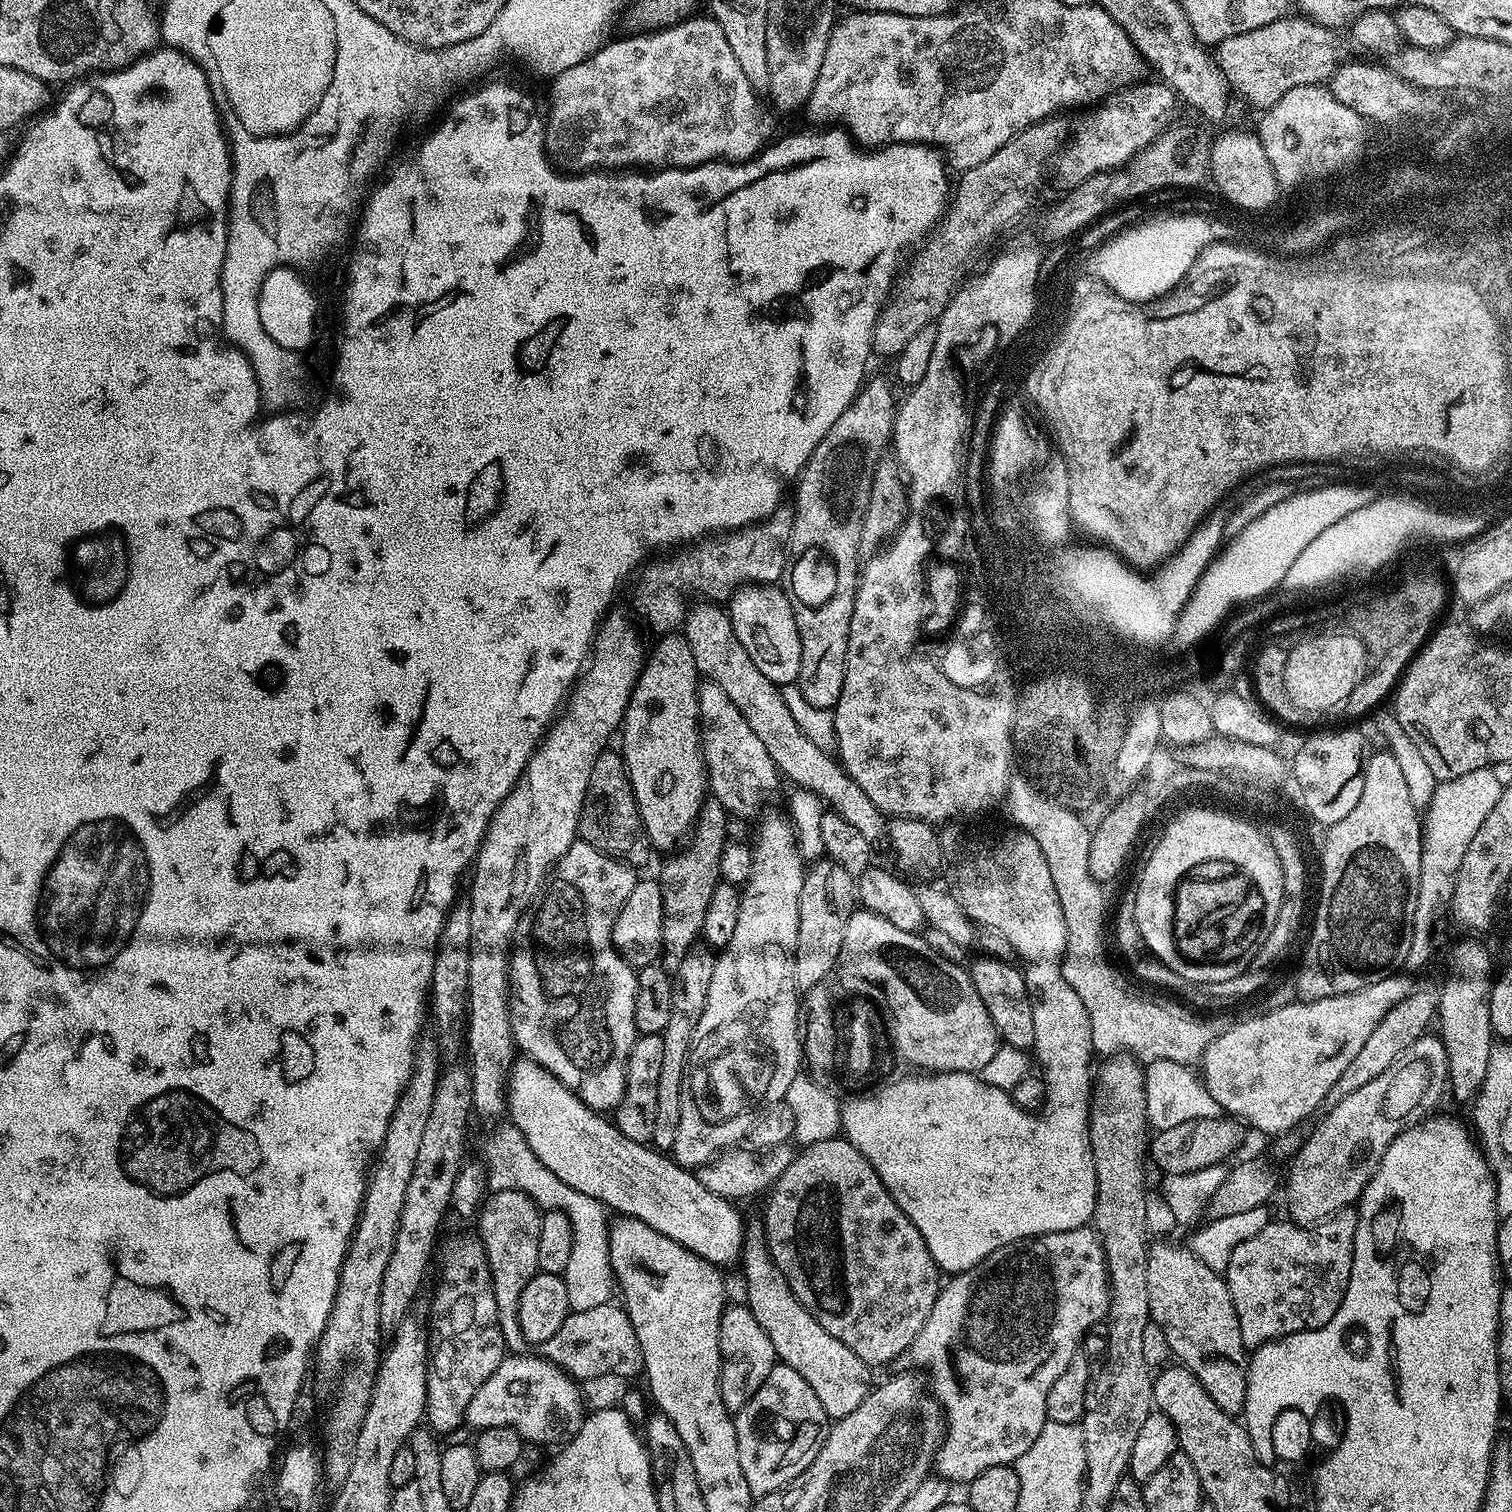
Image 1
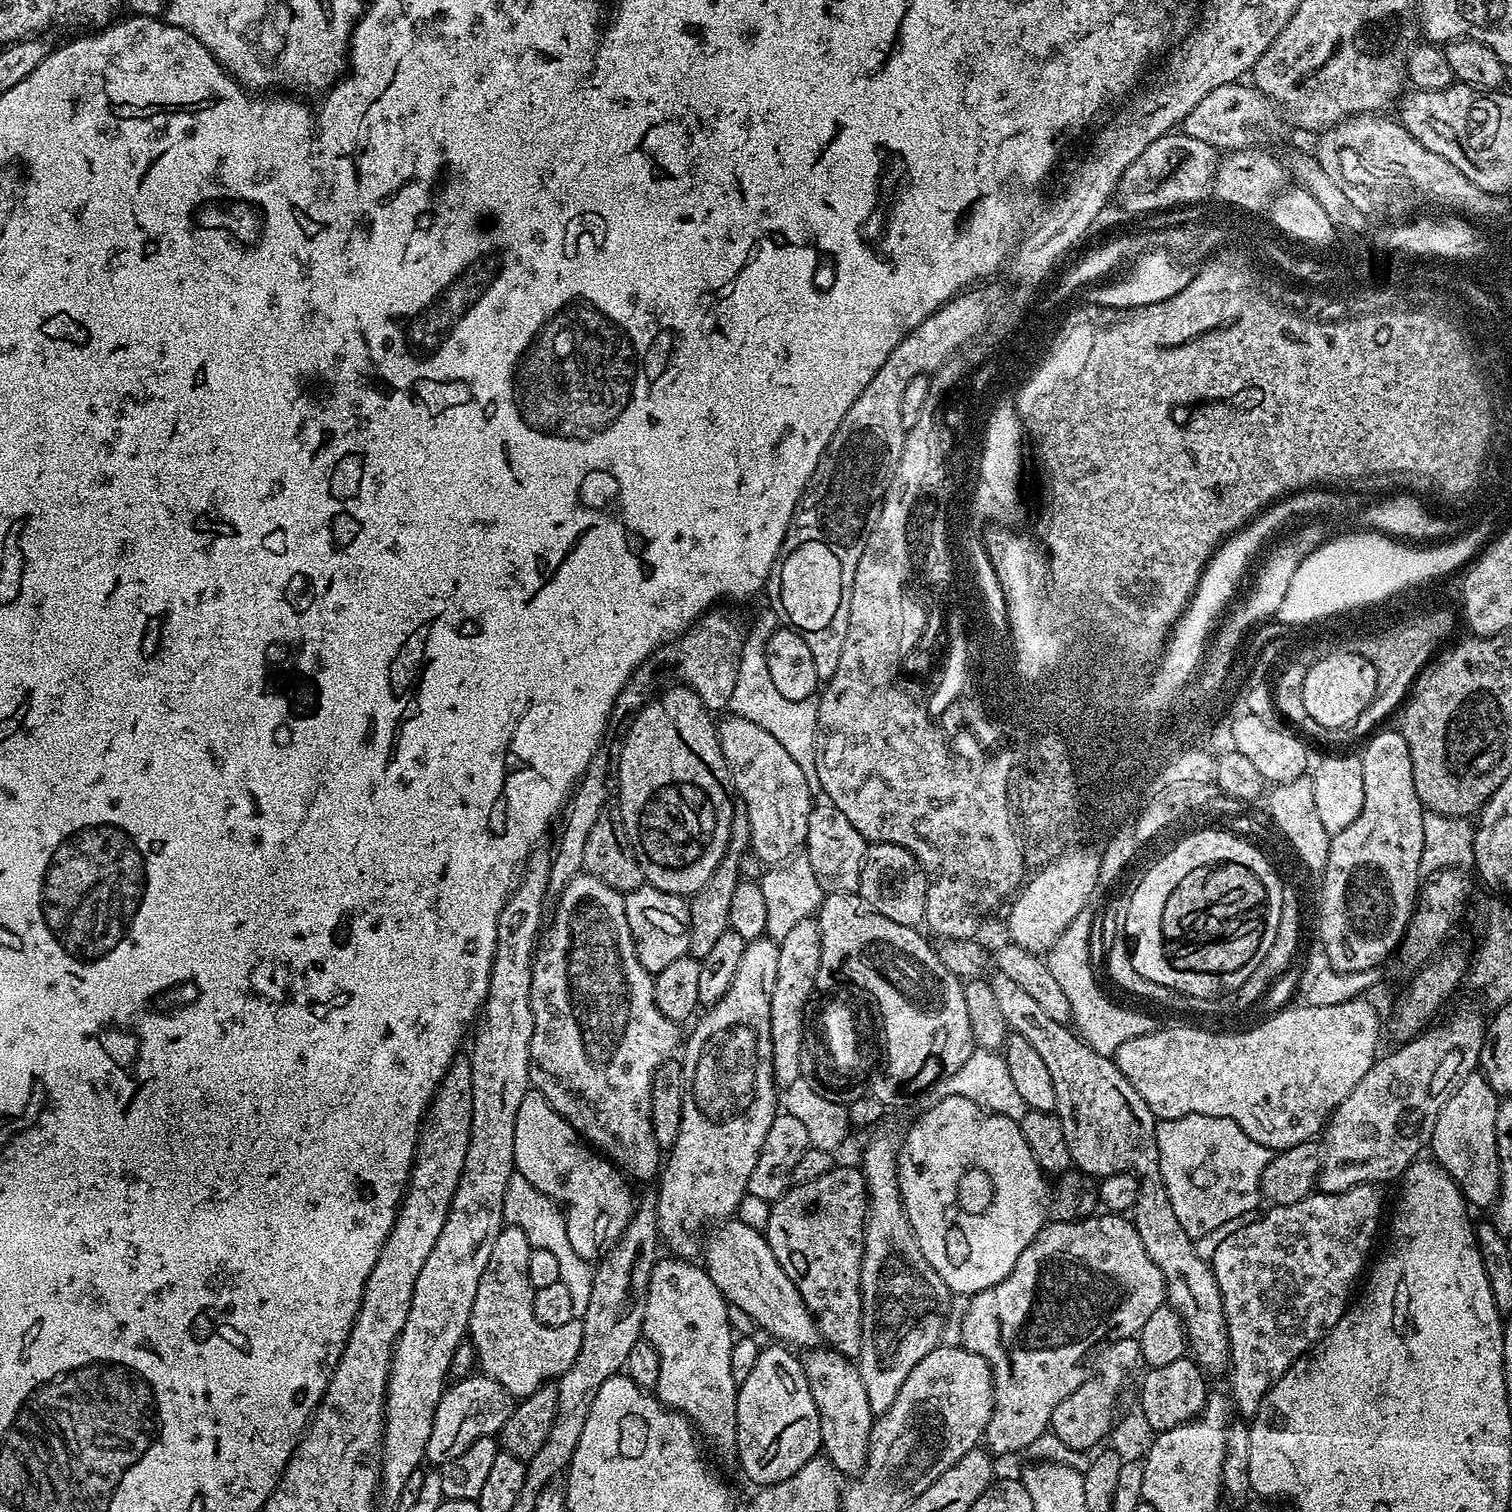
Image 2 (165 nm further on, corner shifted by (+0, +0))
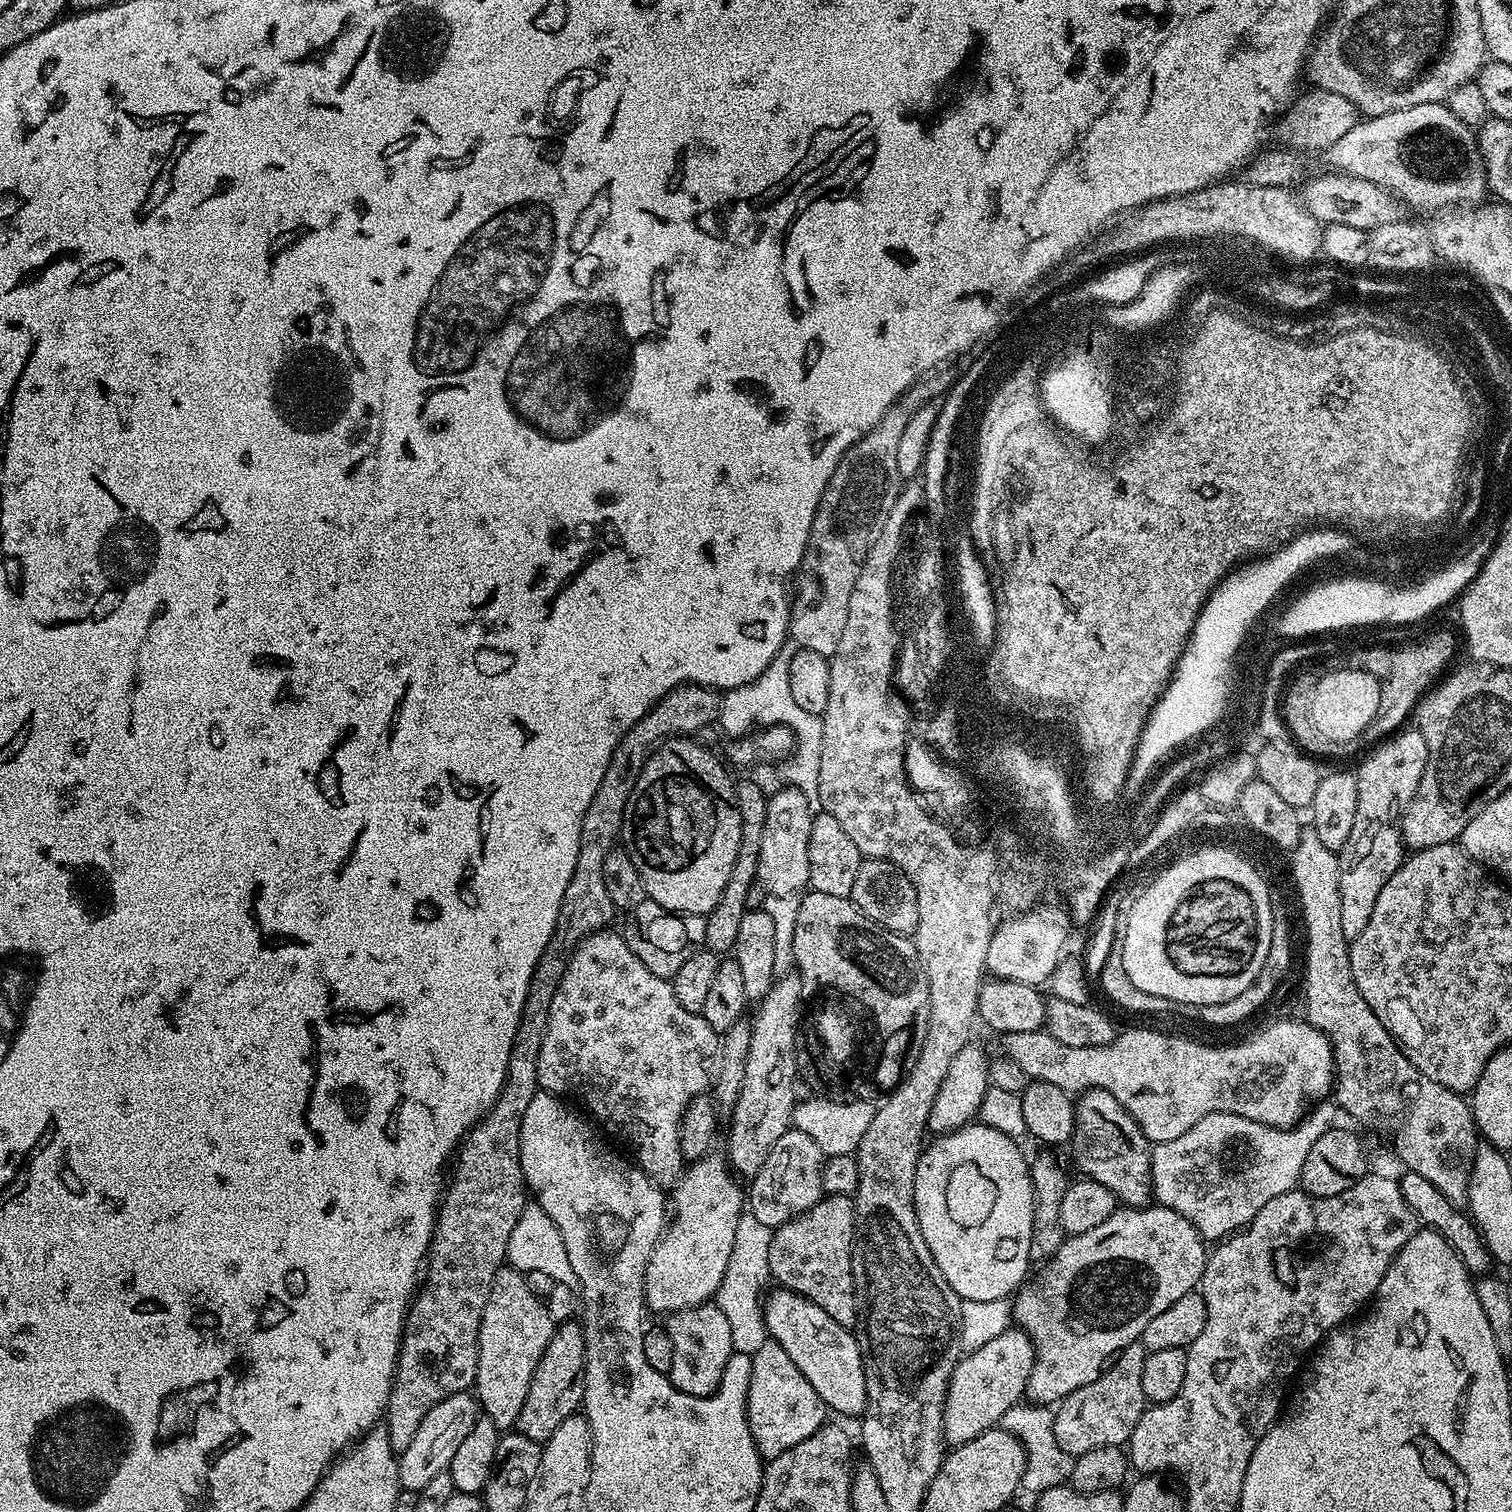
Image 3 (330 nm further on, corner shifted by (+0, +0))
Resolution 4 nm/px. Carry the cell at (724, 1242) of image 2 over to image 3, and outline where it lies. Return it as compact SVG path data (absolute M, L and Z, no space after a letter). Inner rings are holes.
M779 1286L767 1293L764 1321L769 1337L790 1354L790 1362L794 1362L794 1366L802 1370L806 1382L818 1390L818 1398L822 1398L825 1409L832 1411L833 1408L844 1416L863 1417L868 1406L866 1374L860 1347L849 1329L838 1326L822 1306L814 1306L806 1297Z

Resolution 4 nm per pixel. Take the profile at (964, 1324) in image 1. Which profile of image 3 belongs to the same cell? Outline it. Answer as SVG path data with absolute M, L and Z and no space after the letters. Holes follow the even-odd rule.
M1120 1206L1117 1207L1114 1214L1110 1214L1110 1218L1106 1218L1106 1222L1094 1226L1094 1230L1086 1230L1077 1236L1068 1236L1058 1252L1051 1256L1047 1264L1037 1271L1040 1273L1037 1274L1036 1280L1029 1279L1015 1293L1014 1299L1011 1301L1015 1323L1028 1335L1030 1342L1036 1347L1036 1361L1028 1379L1027 1399L1037 1406L1052 1406L1074 1390L1086 1386L1086 1382L1094 1382L1094 1378L1100 1376L1109 1361L1119 1354L1127 1344L1135 1344L1139 1341L1142 1330L1146 1330L1146 1322L1150 1322L1150 1318L1162 1314L1162 1310L1166 1310L1166 1306L1171 1306L1175 1300L1182 1298L1182 1294L1193 1291L1199 1285L1204 1273L1206 1259L1206 1248L1204 1252L1204 1247L1206 1247L1204 1237L1189 1220L1182 1218L1182 1214L1178 1214L1174 1210L1159 1206L1145 1206L1142 1208Z

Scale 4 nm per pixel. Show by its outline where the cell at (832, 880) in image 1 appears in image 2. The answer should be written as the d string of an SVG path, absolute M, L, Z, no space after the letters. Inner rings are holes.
M812 918L795 923L779 946L778 979L774 982L774 994L770 994L770 1042L772 1077L777 1085L785 1086L802 1076L800 1051L804 1048L804 1007L808 1004L808 995L813 995L822 956L819 923Z

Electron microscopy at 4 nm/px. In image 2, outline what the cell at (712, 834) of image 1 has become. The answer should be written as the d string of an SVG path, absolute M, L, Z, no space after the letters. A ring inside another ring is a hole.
M737 803L732 809L732 837L728 840L728 852L718 862L718 870L710 874L710 882L702 886L690 898L688 909L690 910L690 946L691 955L699 958L706 955L714 941L724 932L729 931L728 919L730 918L730 901L734 895L734 886L738 886L742 877L739 874L739 866L742 863L740 855L747 853L750 848L750 822L746 814L746 806Z

